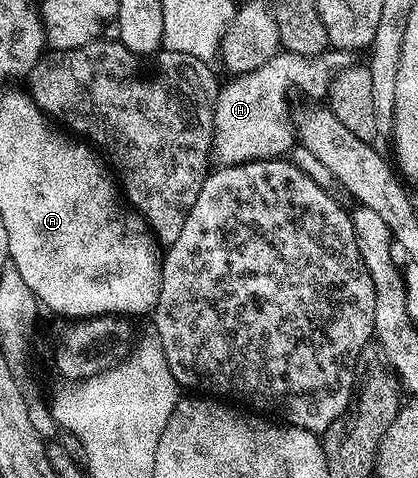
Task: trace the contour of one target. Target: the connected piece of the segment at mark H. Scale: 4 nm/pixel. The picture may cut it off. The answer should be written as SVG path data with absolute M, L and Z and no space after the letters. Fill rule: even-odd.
M279 51L262 63L256 70L233 76L219 86L212 107L212 150L210 157L217 166L241 165L247 161L275 161L283 158L284 153L294 145L294 126L288 109L288 87L294 81L308 96L327 98L328 83L334 74L349 64L350 57L344 51L325 51L316 57L294 55Z

